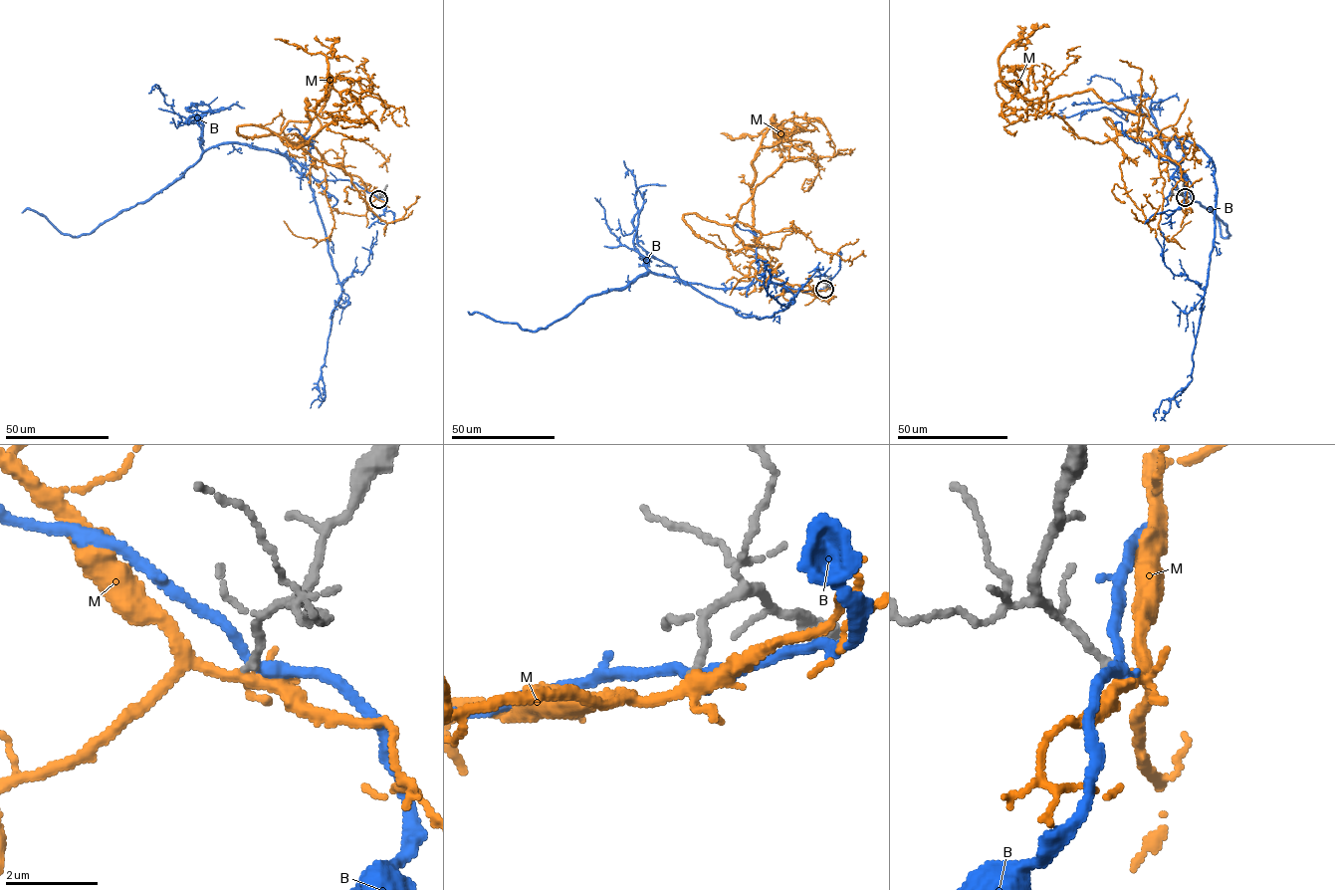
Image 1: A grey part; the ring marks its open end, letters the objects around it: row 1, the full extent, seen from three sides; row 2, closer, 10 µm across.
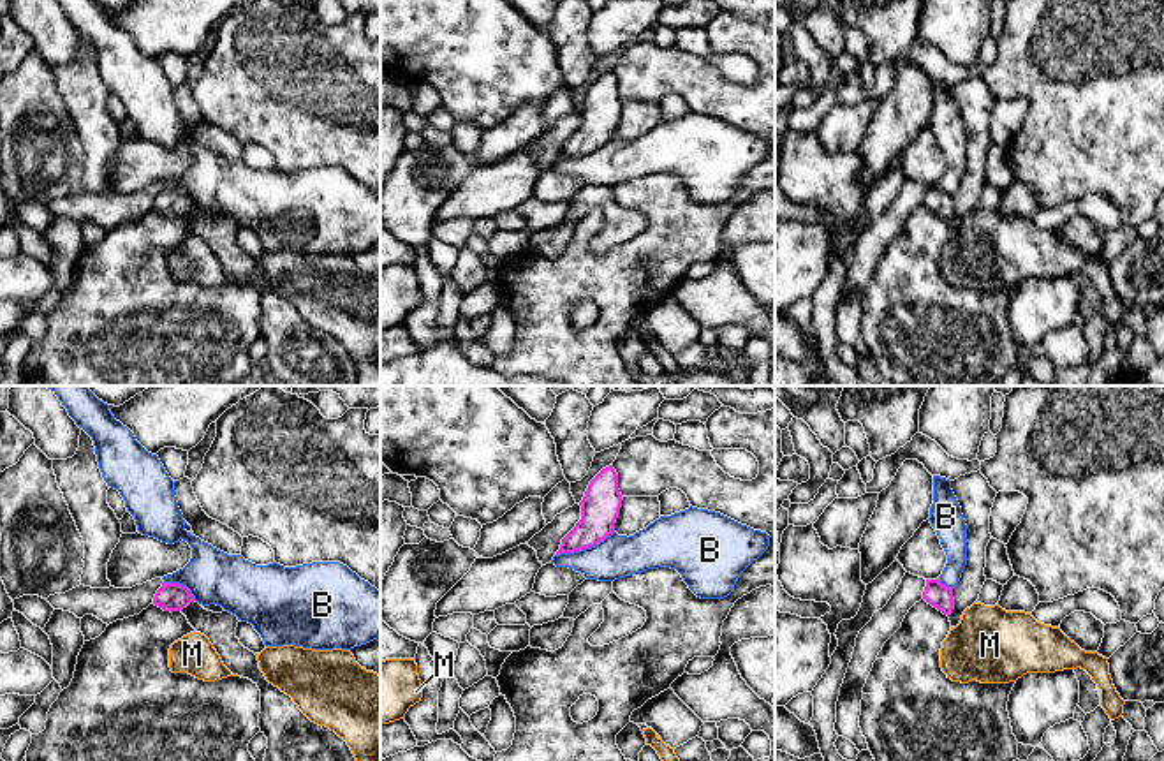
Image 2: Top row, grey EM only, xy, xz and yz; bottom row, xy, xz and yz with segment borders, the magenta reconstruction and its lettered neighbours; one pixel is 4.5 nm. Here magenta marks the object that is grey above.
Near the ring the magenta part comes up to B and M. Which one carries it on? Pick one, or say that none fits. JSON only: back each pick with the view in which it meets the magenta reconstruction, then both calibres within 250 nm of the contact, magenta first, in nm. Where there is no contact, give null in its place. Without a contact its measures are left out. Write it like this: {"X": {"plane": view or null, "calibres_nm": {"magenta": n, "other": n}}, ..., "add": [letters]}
{"M": {"plane": null}, "add": ["M"]}

